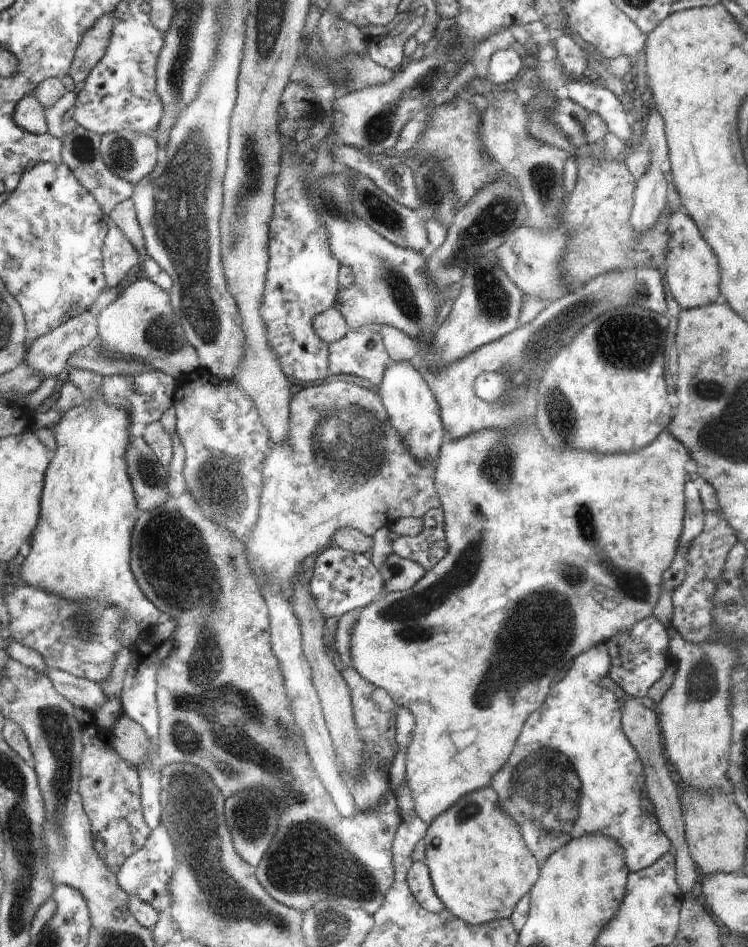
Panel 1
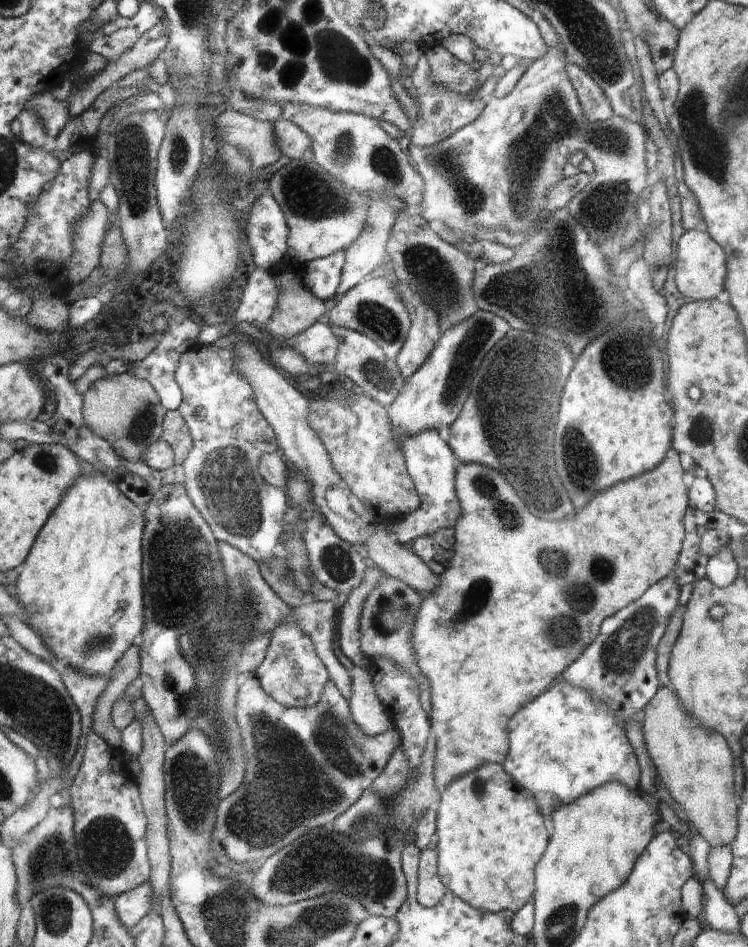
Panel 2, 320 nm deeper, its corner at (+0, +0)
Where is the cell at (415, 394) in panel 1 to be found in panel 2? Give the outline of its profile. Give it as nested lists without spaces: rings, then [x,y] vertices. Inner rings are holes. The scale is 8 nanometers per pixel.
[[[438,431],[423,432],[405,439],[400,444],[405,455],[405,463],[408,465],[409,475],[420,494],[421,504],[402,522],[395,524],[394,530],[398,542],[412,544],[416,539],[432,536],[446,527],[454,527],[462,516],[462,508],[457,496],[455,452],[450,450],[449,444],[440,438]]]

